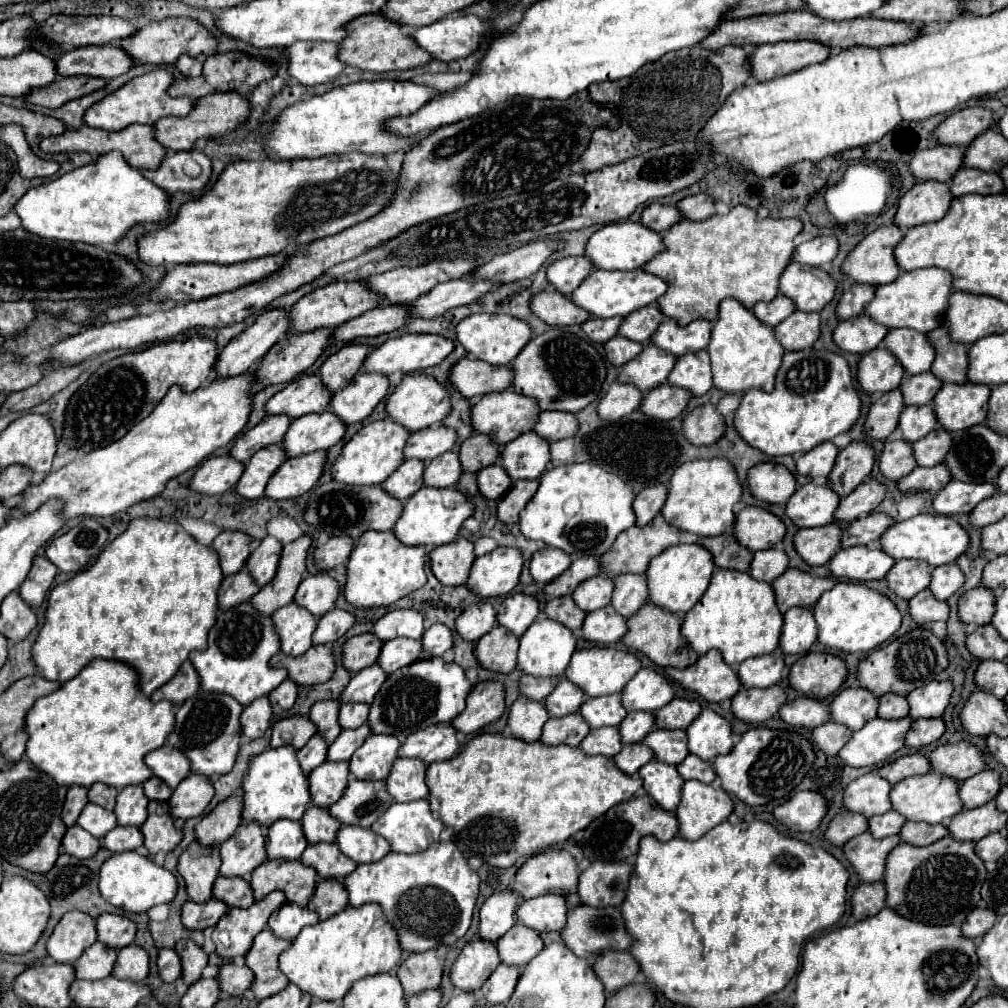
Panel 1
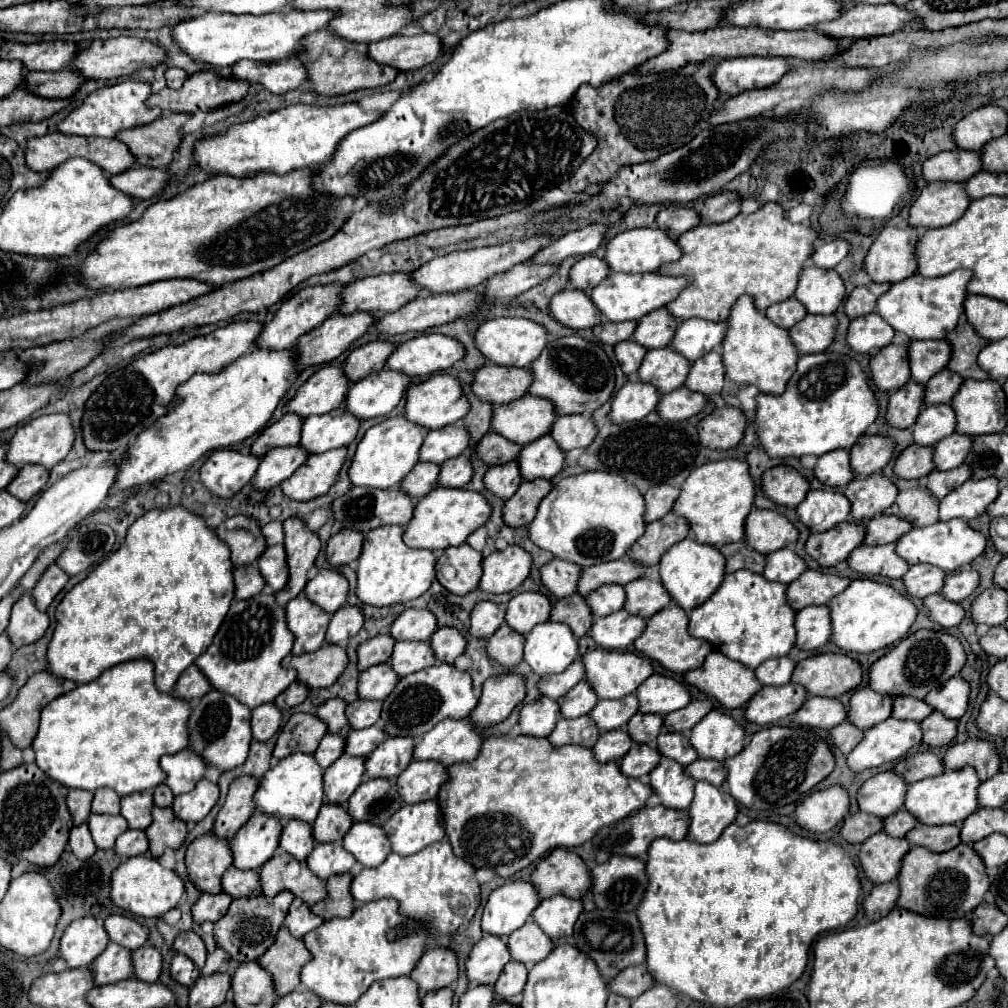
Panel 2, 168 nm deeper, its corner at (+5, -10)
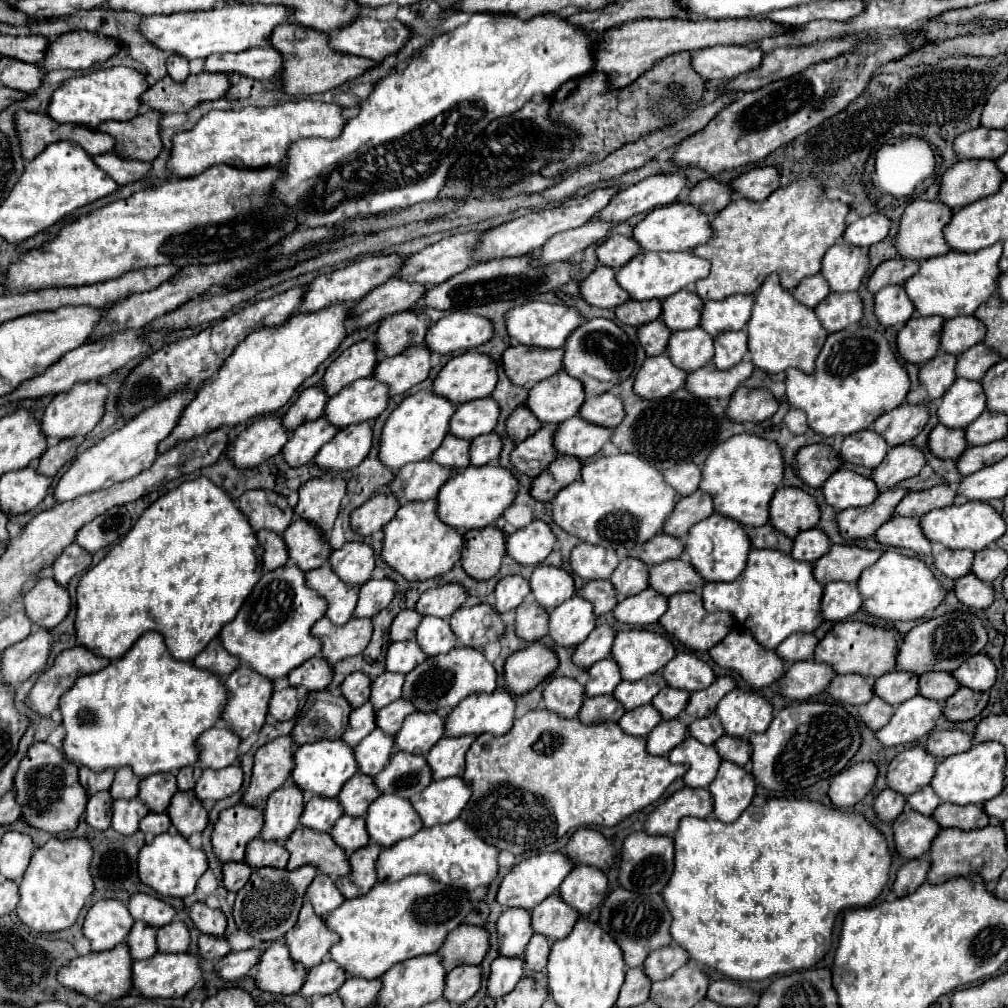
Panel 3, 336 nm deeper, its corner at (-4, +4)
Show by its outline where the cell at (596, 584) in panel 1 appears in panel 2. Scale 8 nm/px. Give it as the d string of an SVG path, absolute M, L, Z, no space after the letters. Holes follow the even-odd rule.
M601 585L587 597L587 605L595 617L605 617L623 609L625 599L625 589L621 585Z

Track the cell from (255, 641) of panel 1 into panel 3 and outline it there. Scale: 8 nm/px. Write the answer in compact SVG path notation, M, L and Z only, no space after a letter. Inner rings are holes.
M288 563L282 569L268 571L254 585L234 621L222 627L220 641L224 649L246 663L258 675L276 681L292 669L320 653L320 641L310 635L312 625L324 615L326 601L304 585L304 573Z

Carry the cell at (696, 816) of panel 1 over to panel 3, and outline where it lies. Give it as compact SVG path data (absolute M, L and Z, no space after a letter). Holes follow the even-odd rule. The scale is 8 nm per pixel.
M722 761L716 779L708 785L714 801L714 817L722 823L732 823L754 797L754 777L730 761Z

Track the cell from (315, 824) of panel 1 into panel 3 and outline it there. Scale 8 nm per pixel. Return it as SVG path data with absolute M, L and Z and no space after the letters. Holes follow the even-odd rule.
M356 773L352 779L346 781L342 791L338 793L338 801L344 809L344 815L350 817L362 817L366 815L368 805L378 797L380 793L374 789L372 777L362 777Z

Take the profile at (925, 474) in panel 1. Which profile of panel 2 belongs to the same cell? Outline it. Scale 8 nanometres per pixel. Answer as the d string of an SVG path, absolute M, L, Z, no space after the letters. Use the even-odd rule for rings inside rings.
M965 465L951 469L951 471L933 471L931 475L927 475L927 489L937 499L943 499L949 491L957 489L967 479L969 479L969 467L965 467Z

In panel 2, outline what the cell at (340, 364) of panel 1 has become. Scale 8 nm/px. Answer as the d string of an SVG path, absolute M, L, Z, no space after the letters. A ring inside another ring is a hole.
M381 339L365 343L365 345L351 351L351 355L347 357L347 361L343 365L343 371L349 377L349 381L355 383L355 381L367 377L373 371L381 371L385 367L389 355L395 349L397 347L393 343L381 341Z

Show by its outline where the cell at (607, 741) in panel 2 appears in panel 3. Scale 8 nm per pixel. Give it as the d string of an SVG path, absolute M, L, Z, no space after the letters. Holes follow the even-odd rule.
M642 705L638 709L626 711L622 715L622 719L618 721L618 725L634 737L646 737L660 721L662 717L658 717L658 711L652 705Z

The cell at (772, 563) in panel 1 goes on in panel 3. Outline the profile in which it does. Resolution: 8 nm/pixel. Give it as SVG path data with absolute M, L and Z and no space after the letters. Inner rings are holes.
M808 529L794 537L794 545L790 551L790 557L796 561L818 561L824 553L828 553L830 541L820 529Z

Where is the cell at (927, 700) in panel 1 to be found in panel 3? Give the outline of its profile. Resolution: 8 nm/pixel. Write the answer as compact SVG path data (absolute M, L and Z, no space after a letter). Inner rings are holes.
M978 653L964 661L952 677L960 687L968 687L972 691L988 691L996 681L996 667L984 653Z

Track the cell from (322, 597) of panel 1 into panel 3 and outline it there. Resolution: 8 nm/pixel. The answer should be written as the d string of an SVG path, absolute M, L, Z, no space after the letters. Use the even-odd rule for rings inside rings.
M352 541L344 543L342 549L332 551L328 563L344 583L360 587L370 579L374 569L374 553L366 543Z

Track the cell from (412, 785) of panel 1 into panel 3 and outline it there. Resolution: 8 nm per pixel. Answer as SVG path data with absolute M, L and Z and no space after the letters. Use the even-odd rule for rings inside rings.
M442 737L430 753L426 753L428 767L432 769L432 779L440 781L446 777L464 773L464 755L476 737Z

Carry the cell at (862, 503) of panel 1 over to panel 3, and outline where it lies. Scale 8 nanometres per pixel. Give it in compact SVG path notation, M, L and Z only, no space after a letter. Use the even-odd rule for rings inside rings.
M904 443L888 451L886 459L874 469L870 479L876 483L878 491L884 491L896 487L904 479L918 475L922 467L924 467L924 451L916 449L912 443Z

